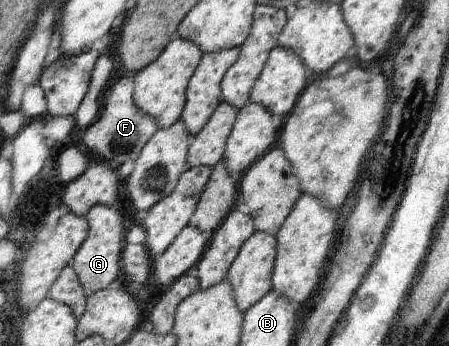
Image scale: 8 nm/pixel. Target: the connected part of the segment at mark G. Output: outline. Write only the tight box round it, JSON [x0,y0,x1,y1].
[72,206,124,297]

